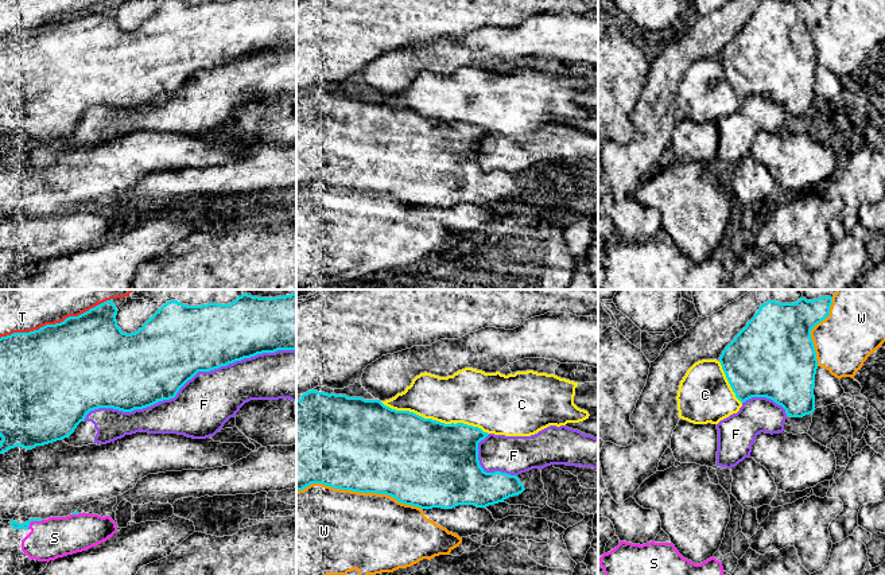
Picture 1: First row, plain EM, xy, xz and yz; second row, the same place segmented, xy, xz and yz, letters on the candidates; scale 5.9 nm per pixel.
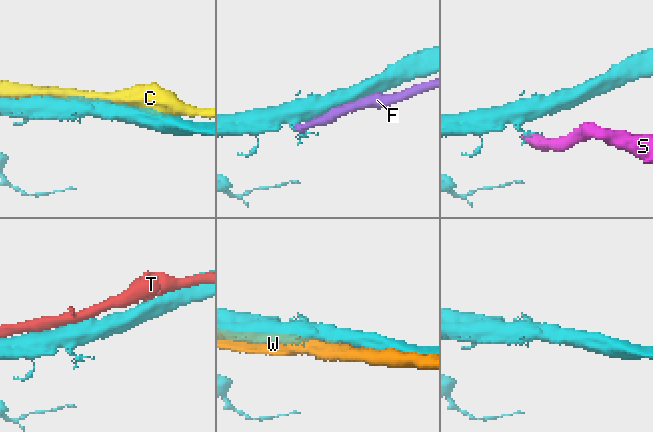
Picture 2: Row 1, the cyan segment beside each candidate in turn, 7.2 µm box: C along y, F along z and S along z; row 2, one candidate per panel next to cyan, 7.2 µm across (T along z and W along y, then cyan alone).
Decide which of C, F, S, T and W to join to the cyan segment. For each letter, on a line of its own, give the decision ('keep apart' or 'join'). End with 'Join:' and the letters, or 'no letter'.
C: keep apart
F: join
S: keep apart
T: keep apart
W: keep apart
Join: F

